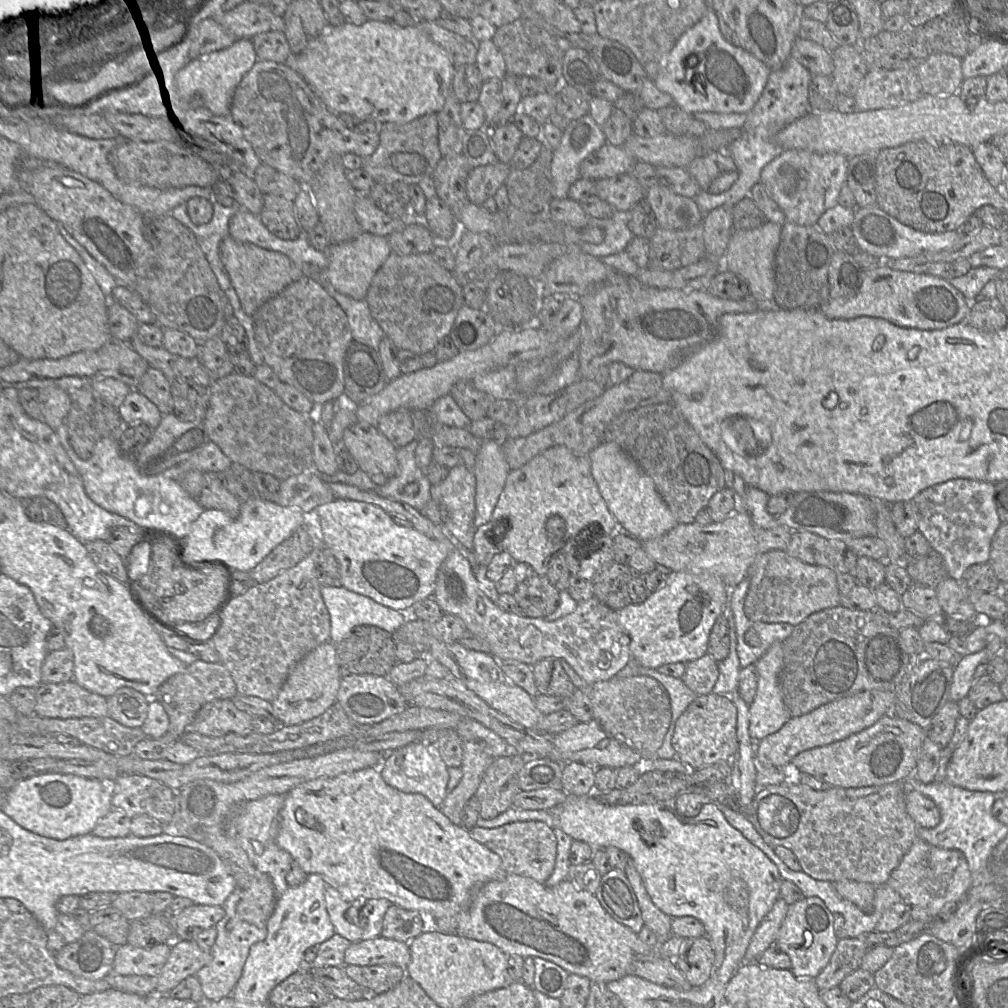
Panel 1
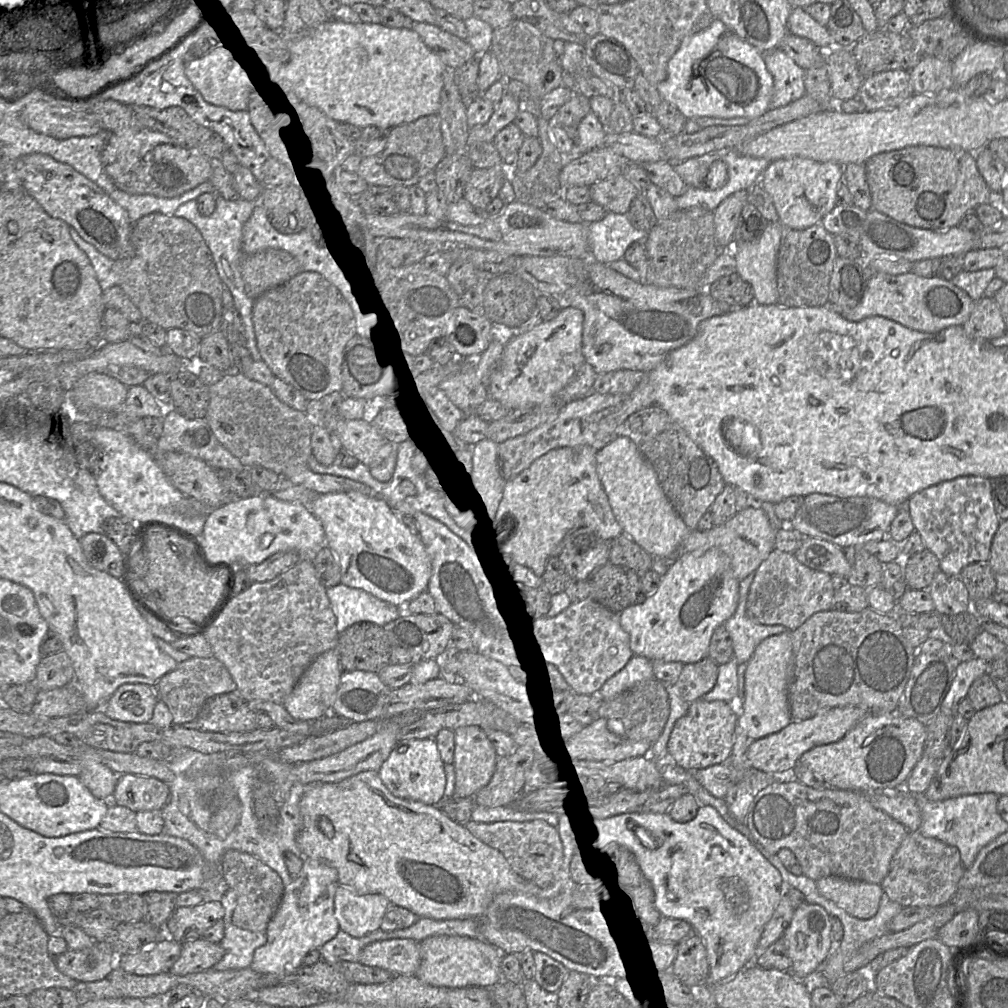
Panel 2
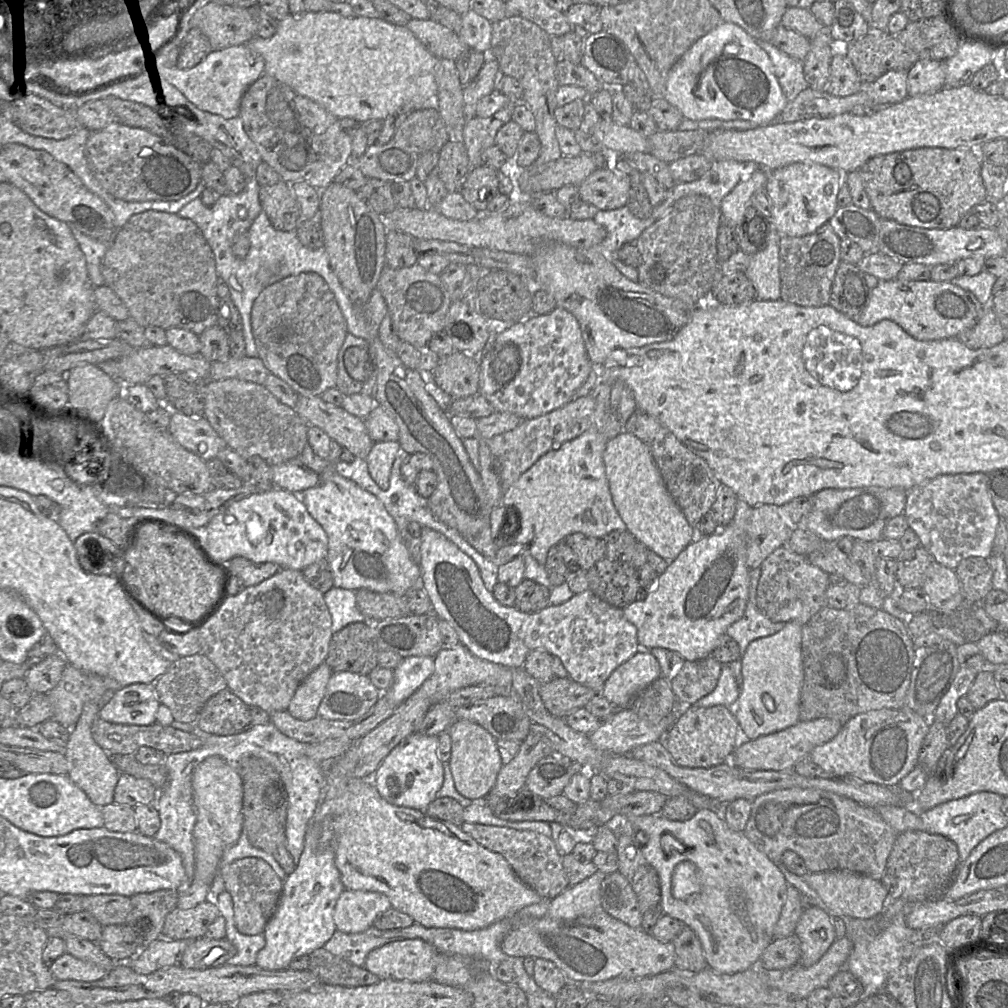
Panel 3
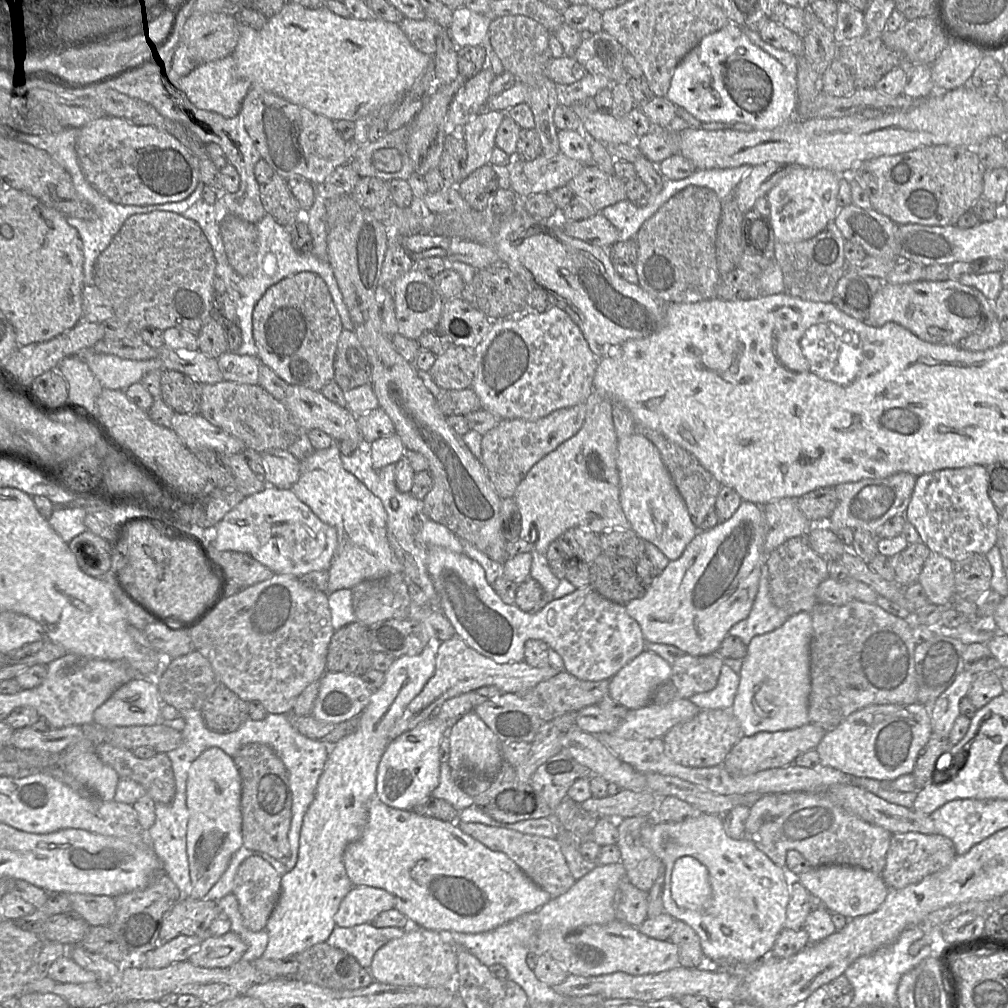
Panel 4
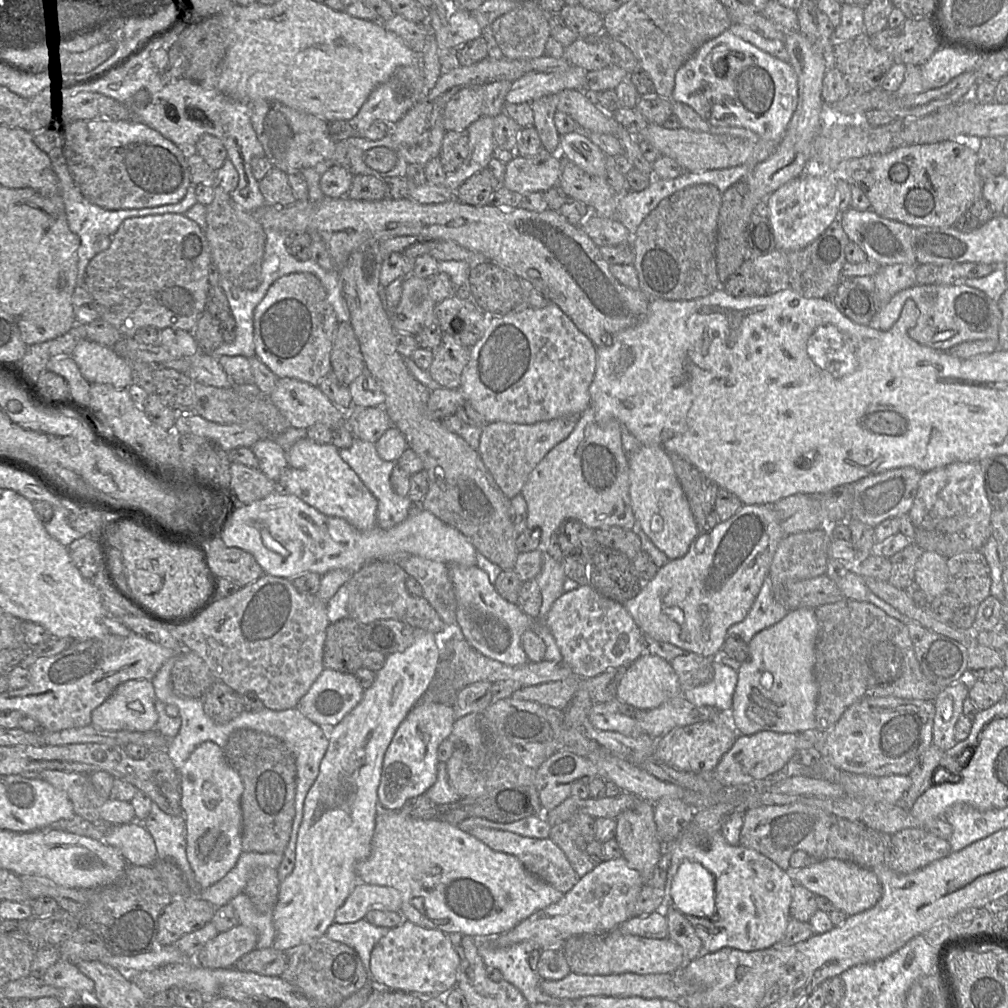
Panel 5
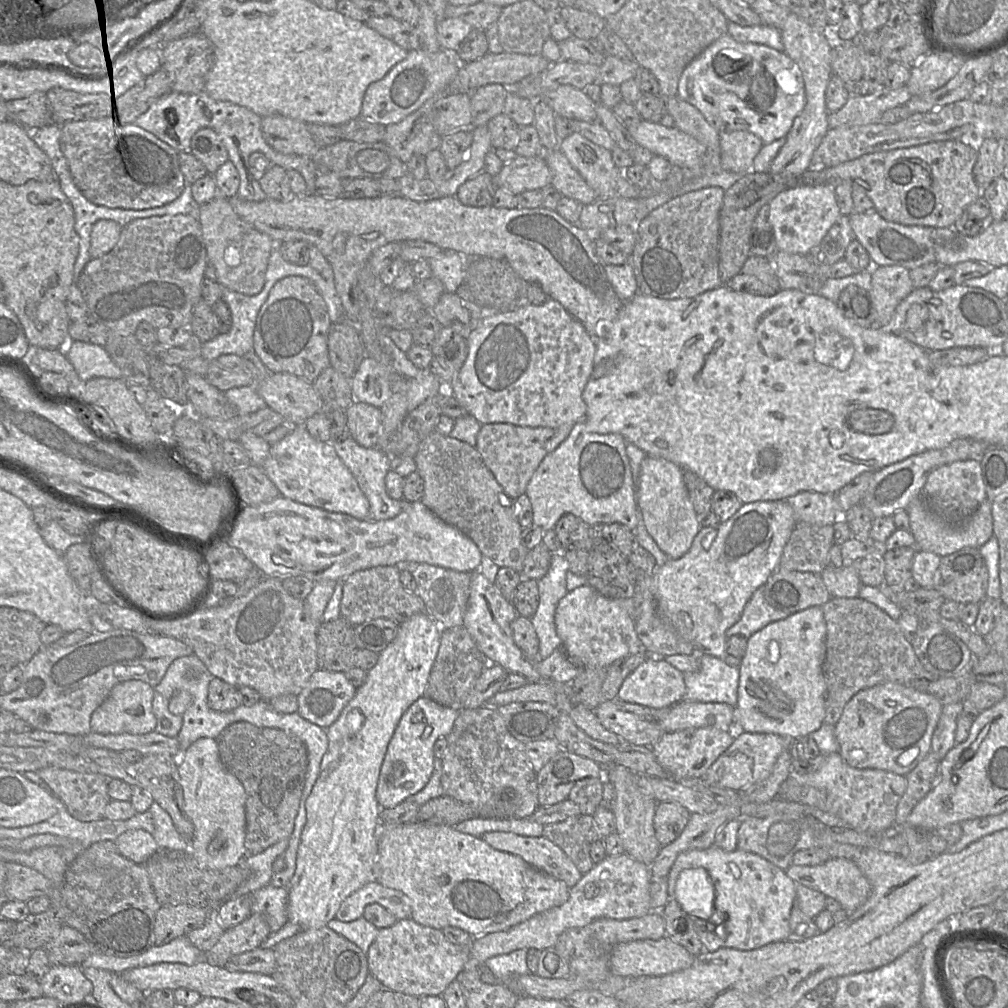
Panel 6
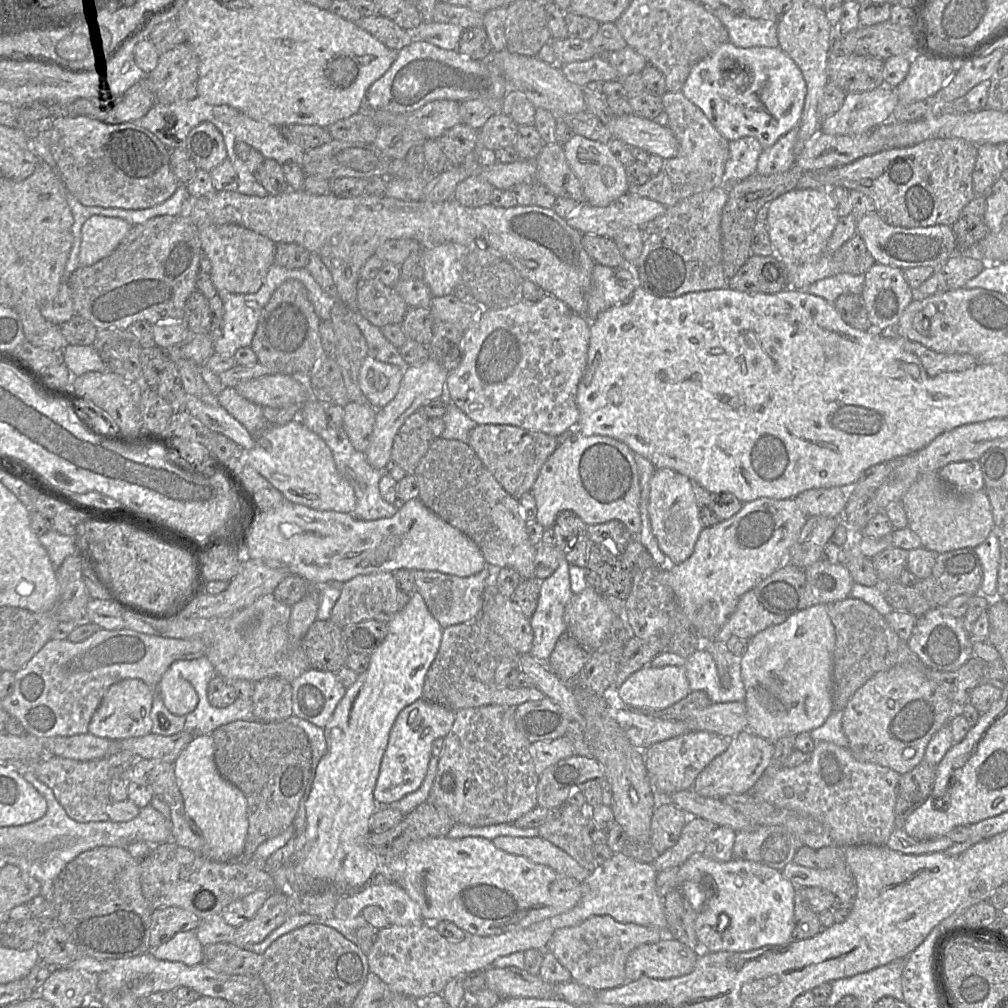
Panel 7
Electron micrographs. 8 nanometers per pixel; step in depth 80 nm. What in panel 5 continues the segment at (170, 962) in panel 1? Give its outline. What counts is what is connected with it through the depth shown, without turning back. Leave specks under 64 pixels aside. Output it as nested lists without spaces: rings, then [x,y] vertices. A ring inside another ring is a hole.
[[[238,925],[209,940],[195,956],[195,962],[207,969],[229,969],[244,955],[256,949],[257,934]]]

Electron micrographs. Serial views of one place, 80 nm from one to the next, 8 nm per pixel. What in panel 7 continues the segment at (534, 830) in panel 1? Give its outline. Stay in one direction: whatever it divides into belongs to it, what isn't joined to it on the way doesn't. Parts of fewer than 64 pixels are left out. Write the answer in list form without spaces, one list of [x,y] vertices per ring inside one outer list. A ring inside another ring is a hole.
[[[498,836],[492,842],[505,852],[523,856],[537,864],[549,866],[558,873],[580,882],[583,882],[591,873],[564,850],[540,836]]]

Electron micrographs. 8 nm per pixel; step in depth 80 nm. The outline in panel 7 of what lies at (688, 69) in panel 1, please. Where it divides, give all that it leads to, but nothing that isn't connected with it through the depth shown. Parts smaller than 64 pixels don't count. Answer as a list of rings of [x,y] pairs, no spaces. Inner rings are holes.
[[[727,41],[691,69],[681,93],[703,111],[726,140],[751,136],[765,149],[798,126],[804,108],[806,83],[798,66],[779,46],[742,48]]]

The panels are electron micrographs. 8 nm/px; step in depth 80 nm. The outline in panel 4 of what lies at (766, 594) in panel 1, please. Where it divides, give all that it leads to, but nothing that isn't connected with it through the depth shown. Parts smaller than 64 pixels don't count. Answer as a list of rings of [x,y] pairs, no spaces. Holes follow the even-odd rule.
[[[807,537],[788,539],[766,557],[769,572],[769,595],[773,604],[788,616],[799,612],[812,612],[818,604],[816,590],[828,576],[829,559],[817,554],[809,545]]]

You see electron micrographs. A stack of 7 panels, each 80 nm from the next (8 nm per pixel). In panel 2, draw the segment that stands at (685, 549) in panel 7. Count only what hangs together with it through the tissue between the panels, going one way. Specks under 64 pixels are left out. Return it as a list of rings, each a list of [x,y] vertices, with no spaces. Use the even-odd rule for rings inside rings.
[[[616,436],[600,449],[596,454],[596,461],[599,480],[623,533],[652,557],[672,561],[672,556],[691,529],[664,494],[651,463],[626,436]]]

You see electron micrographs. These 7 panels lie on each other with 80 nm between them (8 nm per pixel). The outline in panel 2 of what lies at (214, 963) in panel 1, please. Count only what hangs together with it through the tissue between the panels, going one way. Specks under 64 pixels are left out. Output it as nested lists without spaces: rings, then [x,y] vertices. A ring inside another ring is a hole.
[[[228,889],[220,903],[225,911],[223,917],[225,934],[219,944],[225,953],[211,969],[225,971],[248,968],[253,960],[254,951],[266,944],[266,933],[244,930],[232,923],[232,915],[237,905],[237,894],[234,890]]]

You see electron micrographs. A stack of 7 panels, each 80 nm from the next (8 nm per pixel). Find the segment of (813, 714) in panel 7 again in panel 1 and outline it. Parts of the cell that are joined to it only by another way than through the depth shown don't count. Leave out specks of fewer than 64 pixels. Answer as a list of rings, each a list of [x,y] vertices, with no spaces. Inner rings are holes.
[[[774,642],[768,650],[755,662],[758,683],[756,695],[749,706],[749,736],[753,741],[760,741],[777,732],[792,716],[784,705],[779,673],[783,664],[783,646]]]

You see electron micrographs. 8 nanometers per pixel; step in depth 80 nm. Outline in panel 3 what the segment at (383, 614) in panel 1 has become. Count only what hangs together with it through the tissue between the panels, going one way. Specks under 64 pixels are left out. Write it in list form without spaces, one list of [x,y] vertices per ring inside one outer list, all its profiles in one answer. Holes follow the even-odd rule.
[[[334,586],[324,594],[324,600],[332,617],[333,633],[350,623],[369,621],[359,611],[353,590]]]

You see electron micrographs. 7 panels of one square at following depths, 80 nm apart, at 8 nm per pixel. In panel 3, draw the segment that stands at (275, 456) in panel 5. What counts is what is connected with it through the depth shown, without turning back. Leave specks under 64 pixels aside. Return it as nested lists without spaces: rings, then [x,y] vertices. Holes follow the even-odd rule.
[[[299,458],[270,466],[274,486],[295,494],[314,487],[320,480],[319,474],[306,467]]]

